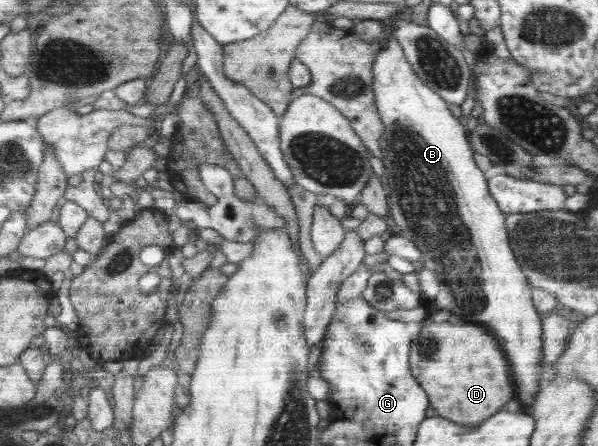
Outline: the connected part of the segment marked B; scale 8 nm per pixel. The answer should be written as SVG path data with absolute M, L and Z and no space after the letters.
M361 19L355 21L351 31L367 42L379 42L383 46L375 58L371 87L376 108L386 128L383 136L386 140L386 156L382 159L389 221L398 233L406 234L421 252L421 268L430 270L440 281L440 294L434 299L436 308L450 310L464 322L484 324L484 327L500 336L500 340L504 340L504 348L508 348L508 356L512 356L512 364L516 364L516 380L520 380L518 400L524 408L530 408L534 396L540 390L538 382L542 372L543 320L540 320L532 306L532 286L511 247L507 225L509 214L500 208L499 201L491 195L488 172L480 170L474 160L476 150L470 144L470 131L465 117L456 116L456 112L452 112L452 104L448 104L420 80L412 70L399 40L386 33L385 23L384 20Z

